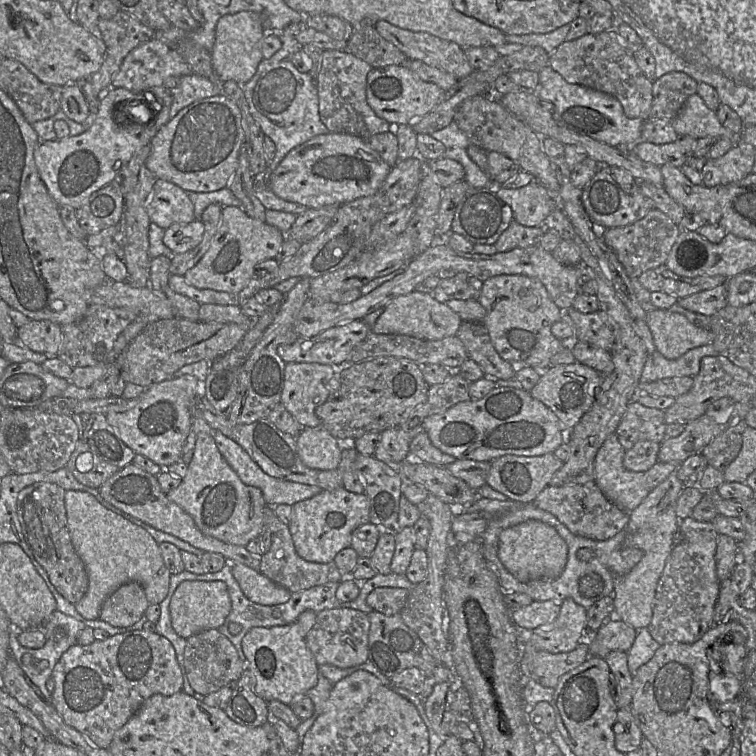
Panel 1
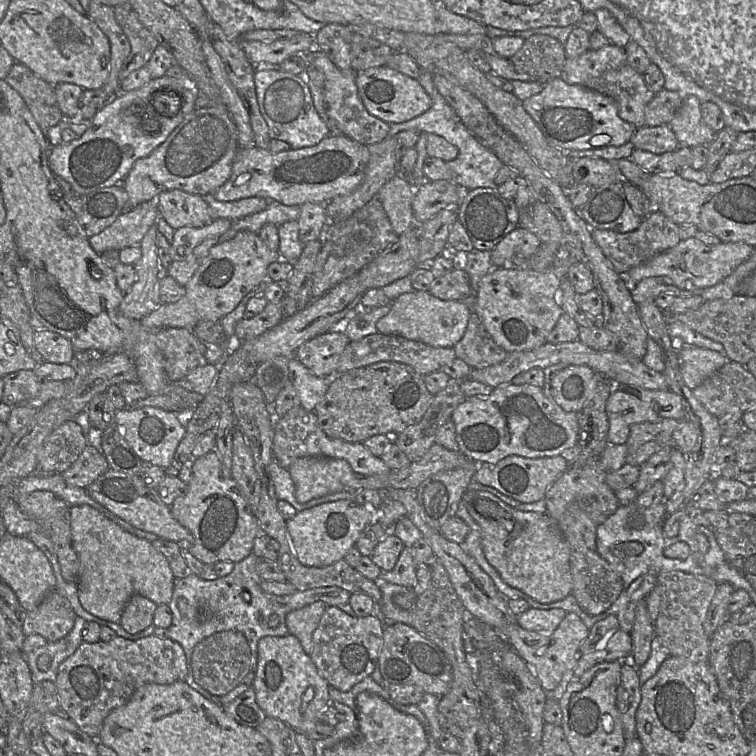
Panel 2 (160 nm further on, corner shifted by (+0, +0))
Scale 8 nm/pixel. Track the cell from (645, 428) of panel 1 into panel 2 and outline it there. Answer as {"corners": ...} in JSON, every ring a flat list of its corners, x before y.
{"corners":[[641,422,630,427,626,442,626,464,640,467,662,448,652,435,652,422]]}

